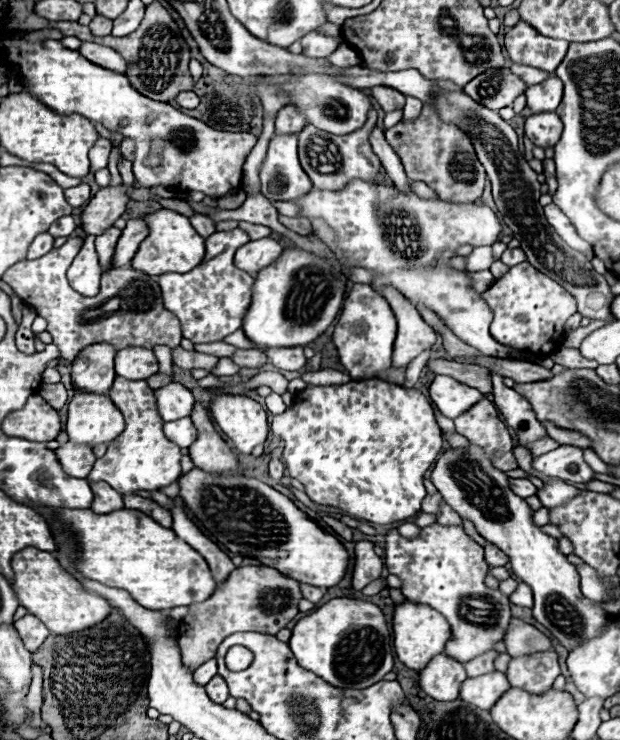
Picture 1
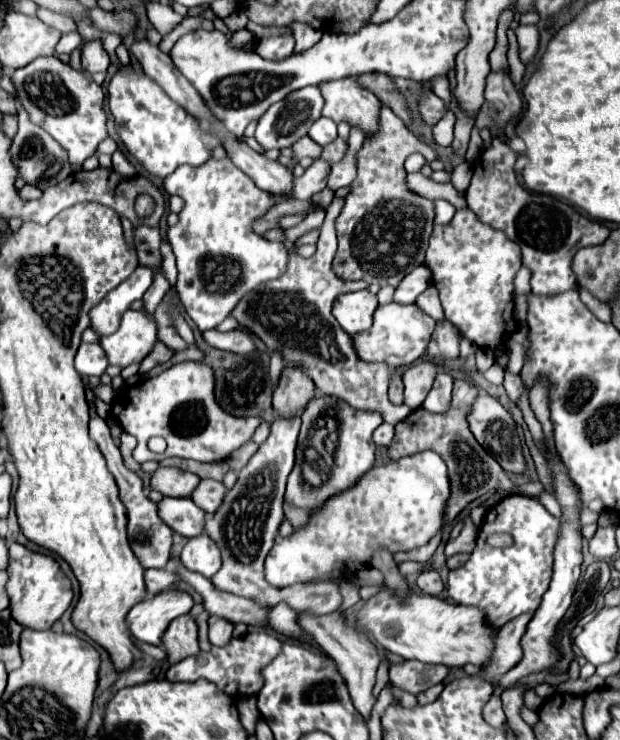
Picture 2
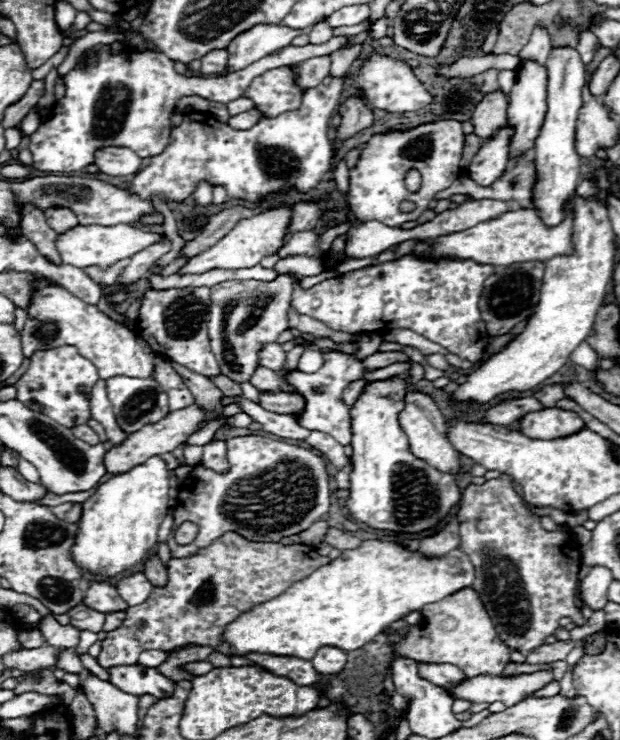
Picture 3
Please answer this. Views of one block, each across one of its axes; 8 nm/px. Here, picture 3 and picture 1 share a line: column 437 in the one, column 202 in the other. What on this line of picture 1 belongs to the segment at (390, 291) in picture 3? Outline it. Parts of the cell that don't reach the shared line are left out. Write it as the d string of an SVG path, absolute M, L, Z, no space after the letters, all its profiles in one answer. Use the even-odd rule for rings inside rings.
M238 228L228 232L214 232L206 238L206 256L200 266L184 274L159 276L158 284L166 310L170 310L180 320L182 336L192 340L194 344L218 342L234 330L242 328L244 314L252 300L250 288L254 284L254 278L250 274L244 274L244 270L238 270L232 258L234 252L248 240L248 234Z

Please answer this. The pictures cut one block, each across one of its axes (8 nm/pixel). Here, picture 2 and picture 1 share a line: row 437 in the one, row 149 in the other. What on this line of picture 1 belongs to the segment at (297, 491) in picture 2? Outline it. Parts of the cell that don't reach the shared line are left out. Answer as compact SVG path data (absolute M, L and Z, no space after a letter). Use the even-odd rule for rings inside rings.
M372 108L364 128L356 130L352 134L334 136L334 134L328 134L324 130L314 128L312 124L306 126L298 134L298 138L300 138L300 148L298 148L300 162L302 162L302 168L308 172L314 188L318 188L318 190L344 190L344 186L348 182L352 182L354 178L360 178L360 180L366 180L366 182L374 182L378 178L378 174L380 174L380 160L372 152L370 142L368 142L370 132L376 126L376 122L377 111ZM312 164L322 164L322 166L332 166L332 168L318 170L318 166L312 166Z

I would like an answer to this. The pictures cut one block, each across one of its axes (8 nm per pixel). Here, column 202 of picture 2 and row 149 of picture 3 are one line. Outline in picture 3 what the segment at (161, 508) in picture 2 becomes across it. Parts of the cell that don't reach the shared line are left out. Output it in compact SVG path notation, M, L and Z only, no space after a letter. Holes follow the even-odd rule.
M522 60L522 64L516 68L516 84L510 90L508 96L508 122L516 128L516 134L510 142L510 158L518 156L520 152L526 152L534 146L536 134L544 122L546 114L546 68L534 60Z

